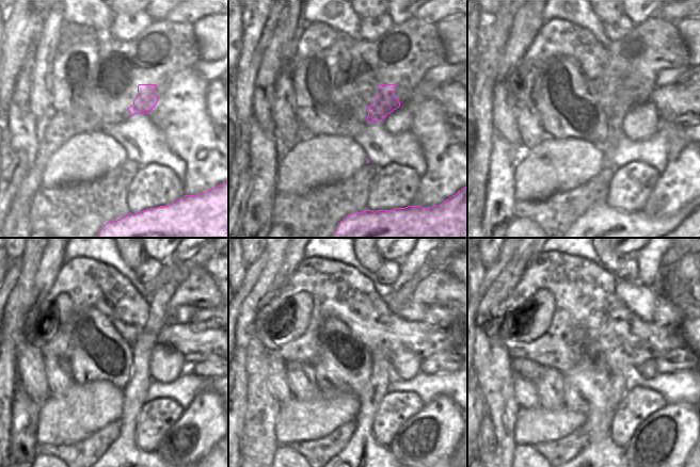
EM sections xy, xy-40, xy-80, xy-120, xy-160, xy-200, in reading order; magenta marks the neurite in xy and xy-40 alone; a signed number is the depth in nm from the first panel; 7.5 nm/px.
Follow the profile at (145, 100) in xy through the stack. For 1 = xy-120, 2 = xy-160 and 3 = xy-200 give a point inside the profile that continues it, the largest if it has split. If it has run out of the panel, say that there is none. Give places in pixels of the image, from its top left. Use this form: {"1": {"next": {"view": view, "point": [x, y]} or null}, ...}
{"1": {"next": {"view": "xy-120", "point": [124, 454]}}, "2": {"next": {"view": "xy-160", "point": [363, 454]}}, "3": {"next": {"view": "xy-200", "point": [606, 454]}}}

